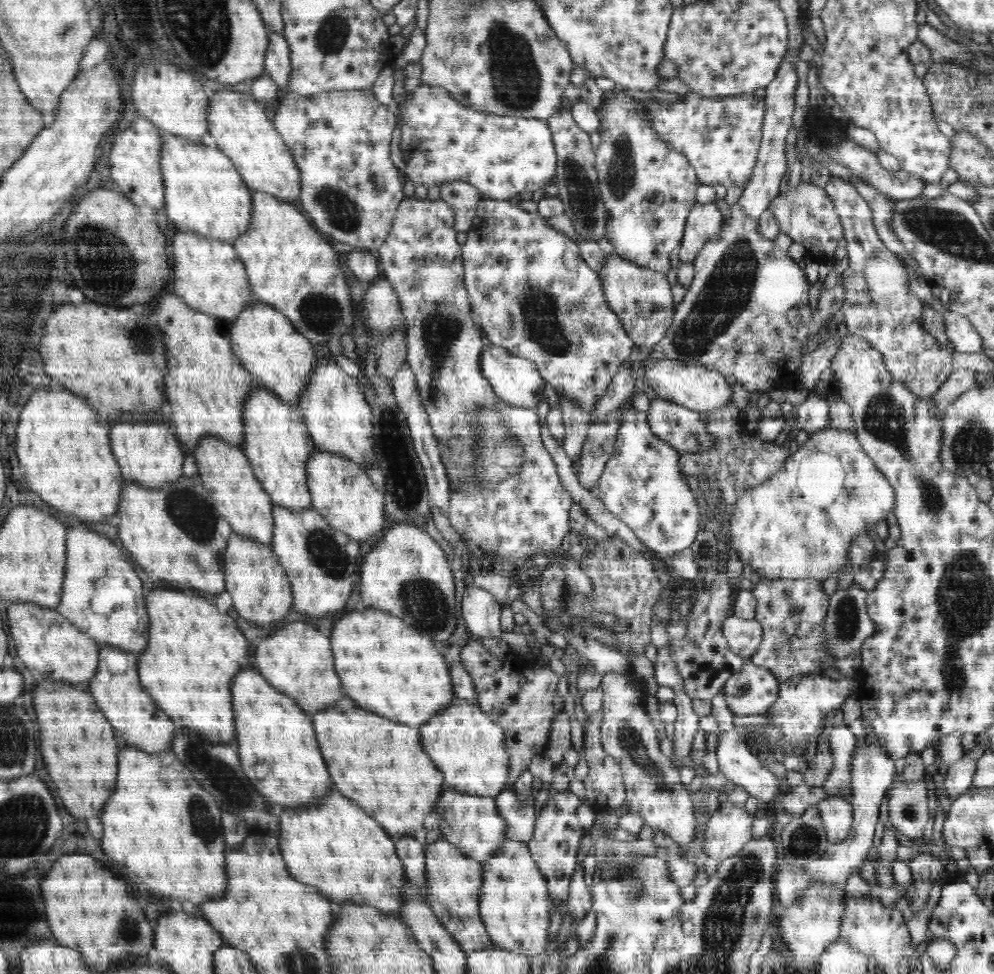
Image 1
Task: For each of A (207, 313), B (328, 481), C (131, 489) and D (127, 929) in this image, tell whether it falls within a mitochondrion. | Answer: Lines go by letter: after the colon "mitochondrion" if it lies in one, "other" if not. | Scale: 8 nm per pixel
A: other
B: other
C: other
D: mitochondrion

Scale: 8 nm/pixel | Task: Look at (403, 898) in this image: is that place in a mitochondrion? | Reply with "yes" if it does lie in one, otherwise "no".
no

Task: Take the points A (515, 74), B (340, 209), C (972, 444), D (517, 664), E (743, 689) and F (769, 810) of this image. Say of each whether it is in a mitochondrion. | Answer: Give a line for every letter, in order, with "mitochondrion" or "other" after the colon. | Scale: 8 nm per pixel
A: mitochondrion
B: mitochondrion
C: mitochondrion
D: other
E: other
F: other

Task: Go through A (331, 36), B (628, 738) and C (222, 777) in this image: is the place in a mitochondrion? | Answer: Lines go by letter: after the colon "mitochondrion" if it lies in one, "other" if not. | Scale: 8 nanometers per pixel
A: mitochondrion
B: mitochondrion
C: mitochondrion

